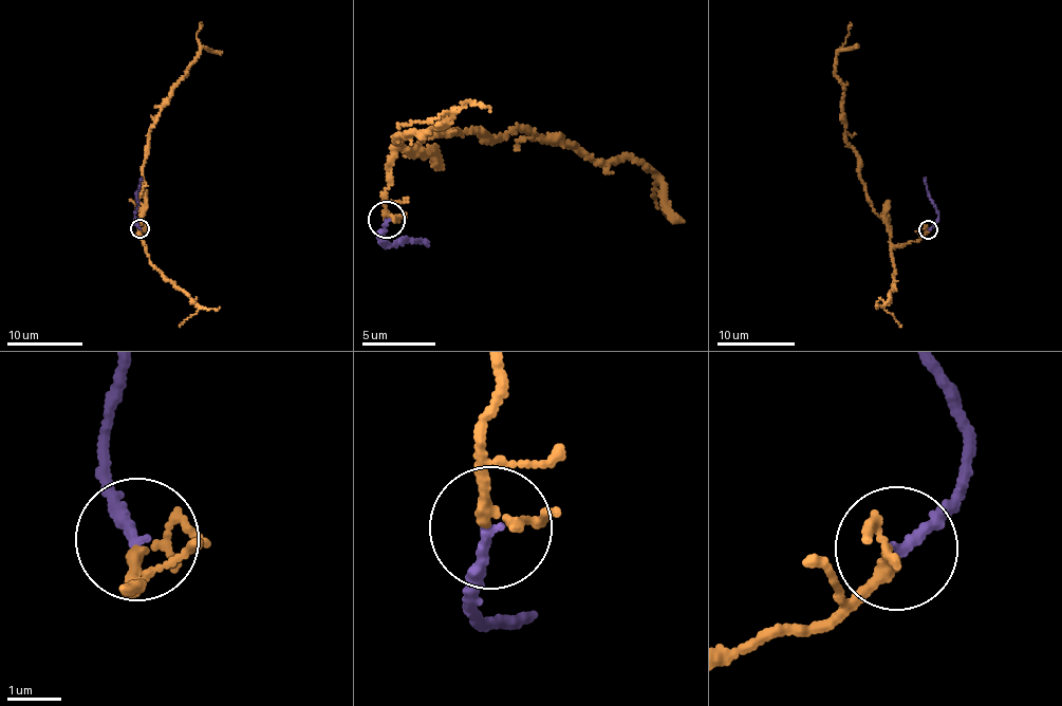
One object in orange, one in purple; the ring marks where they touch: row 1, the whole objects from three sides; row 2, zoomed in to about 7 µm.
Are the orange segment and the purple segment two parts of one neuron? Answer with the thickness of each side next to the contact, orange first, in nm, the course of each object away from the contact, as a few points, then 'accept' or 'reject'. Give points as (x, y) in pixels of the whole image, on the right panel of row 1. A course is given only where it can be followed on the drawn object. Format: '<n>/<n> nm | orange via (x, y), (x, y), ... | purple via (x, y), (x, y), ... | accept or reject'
160/180 nm | orange via (929, 230), (894, 245), (860, 179), (860, 155), (846, 141), (843, 90), (834, 67), (850, 22) | purple via (929, 230), (938, 219), (938, 211), (924, 178) | accept

